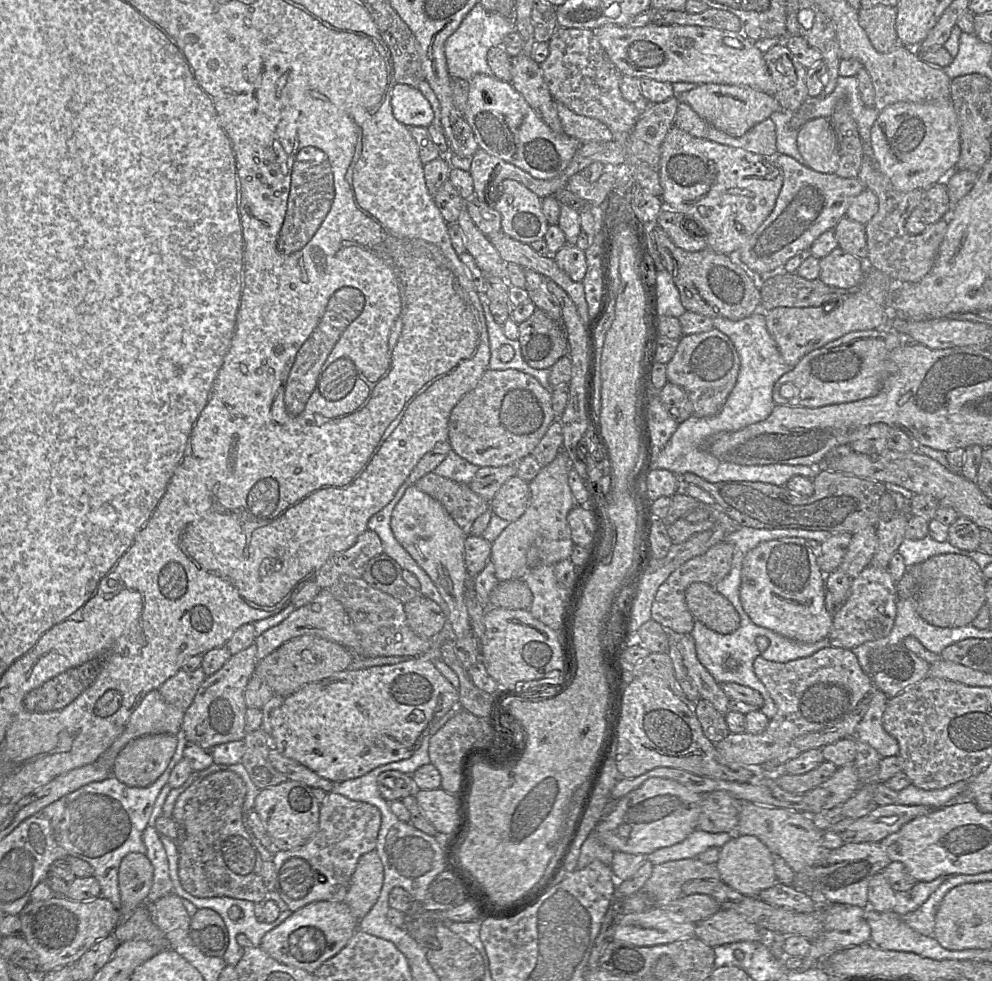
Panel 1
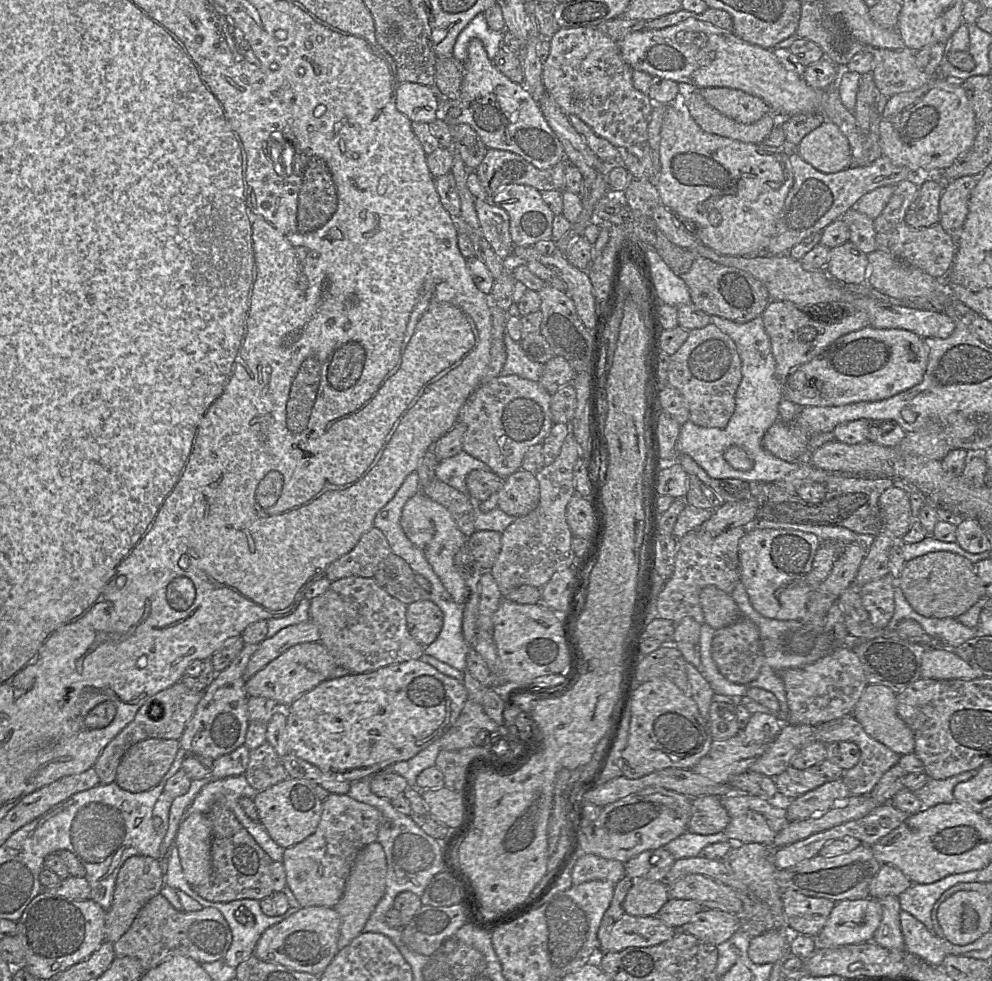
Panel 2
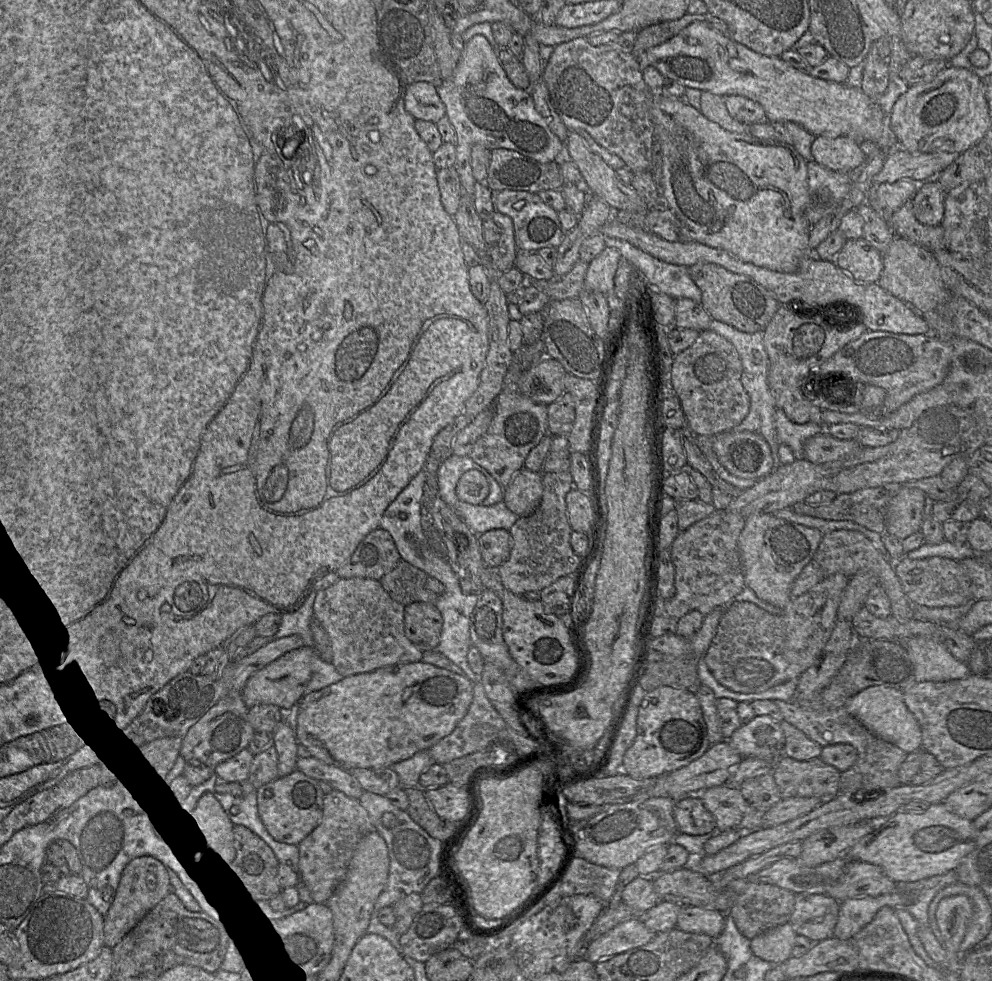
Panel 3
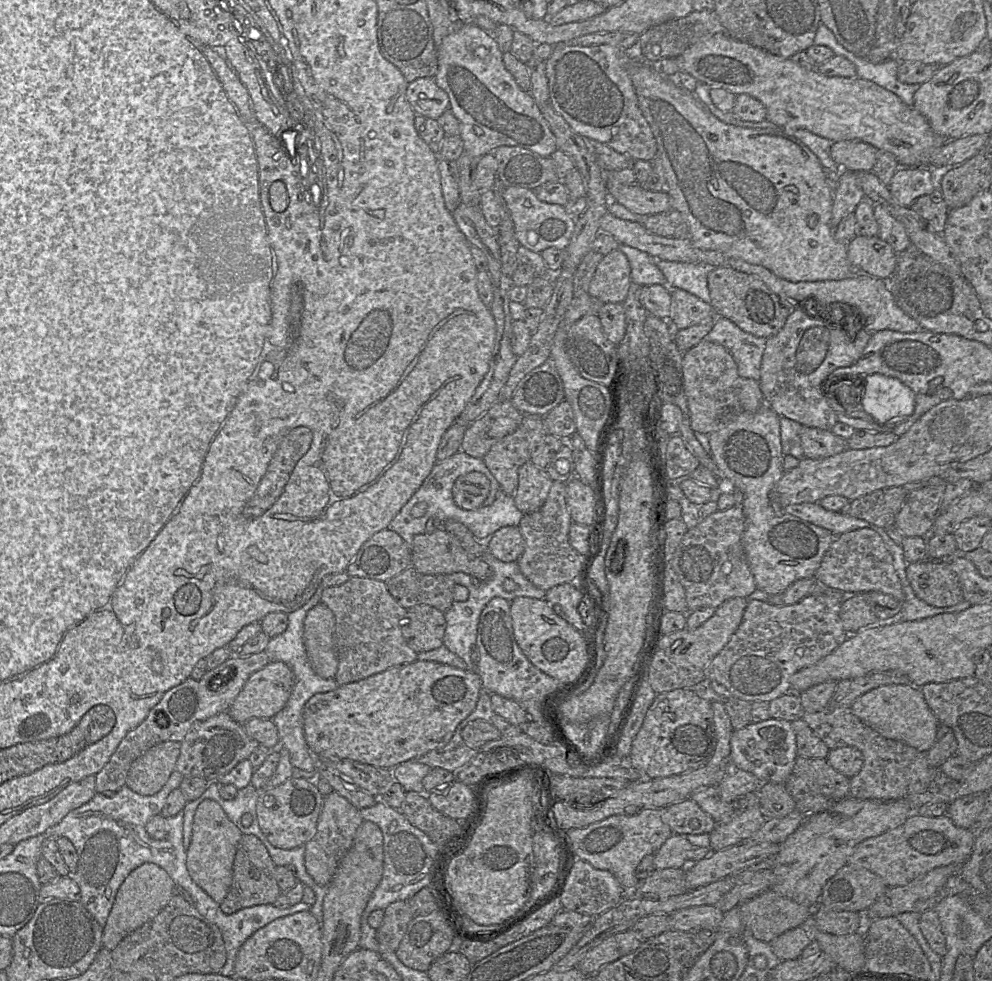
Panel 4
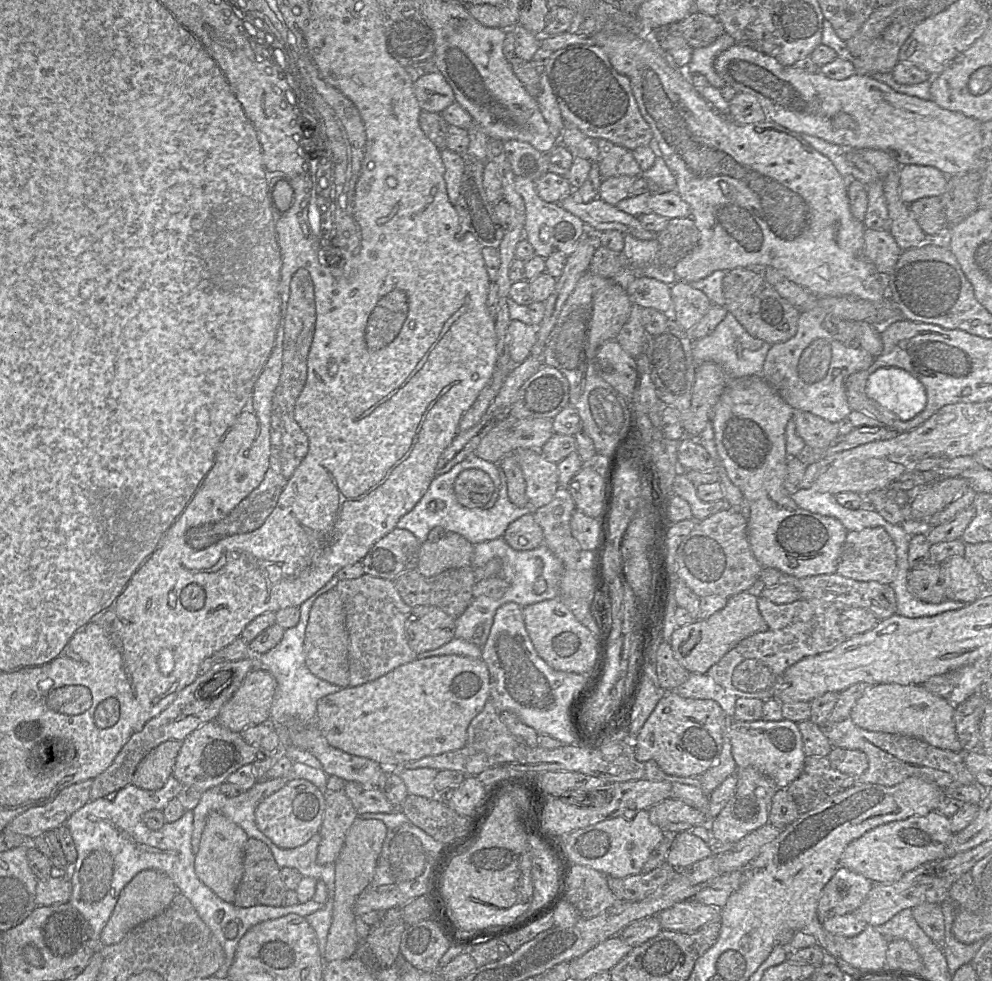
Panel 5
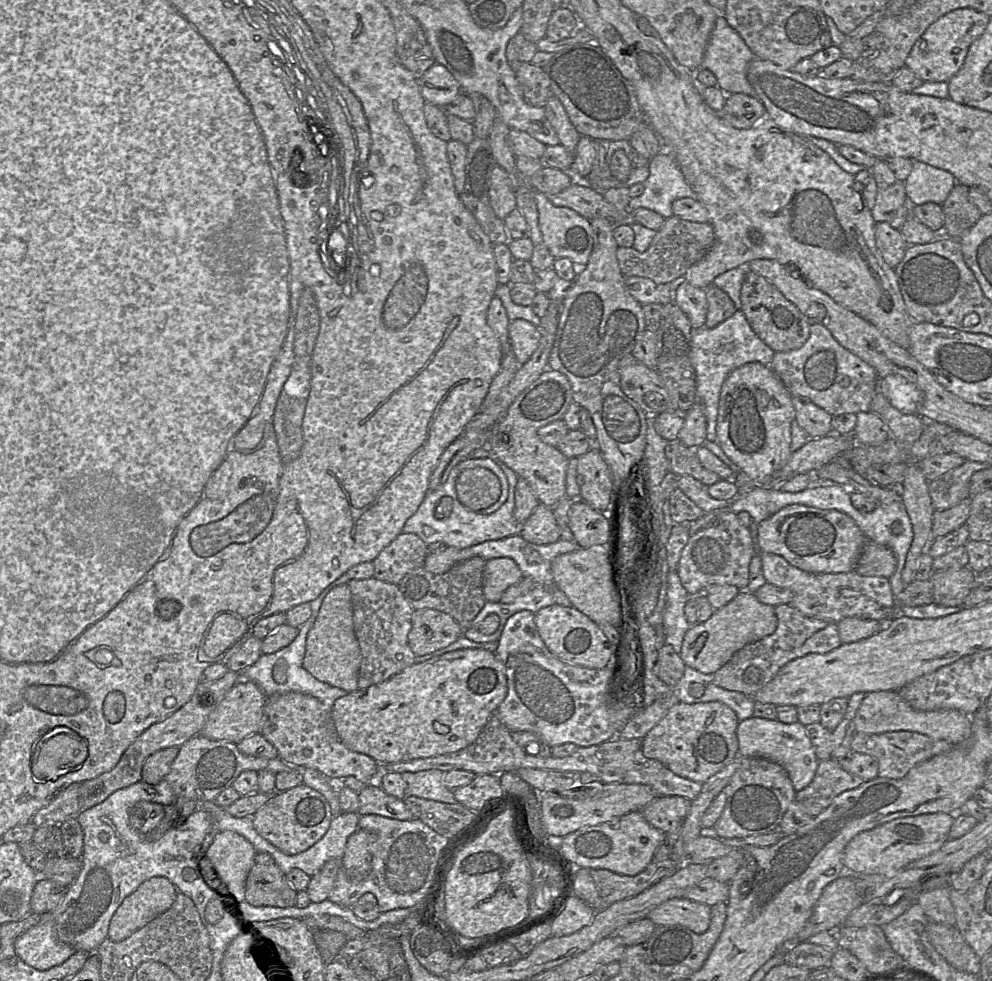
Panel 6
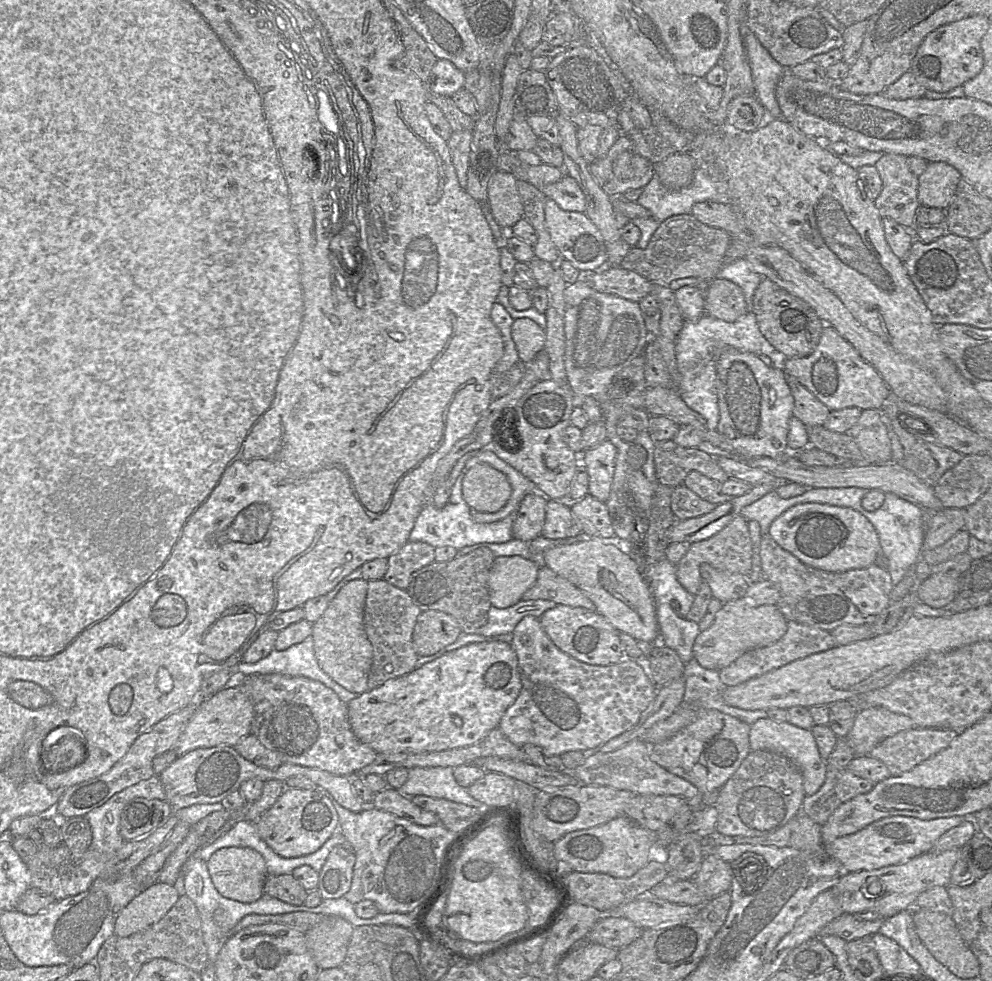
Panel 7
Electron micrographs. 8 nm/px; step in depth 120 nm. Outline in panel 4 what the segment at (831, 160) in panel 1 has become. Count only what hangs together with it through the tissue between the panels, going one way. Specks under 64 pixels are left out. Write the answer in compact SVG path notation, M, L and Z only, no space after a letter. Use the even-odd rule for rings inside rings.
M861 140L834 142L830 156L843 170L850 172L872 171L878 149Z

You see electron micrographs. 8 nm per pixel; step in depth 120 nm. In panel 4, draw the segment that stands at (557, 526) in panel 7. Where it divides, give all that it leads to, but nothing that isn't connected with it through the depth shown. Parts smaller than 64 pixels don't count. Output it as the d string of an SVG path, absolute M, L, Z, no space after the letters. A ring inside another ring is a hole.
M505 526L495 531L485 541L485 550L500 561L517 561L524 550L524 541L518 526Z

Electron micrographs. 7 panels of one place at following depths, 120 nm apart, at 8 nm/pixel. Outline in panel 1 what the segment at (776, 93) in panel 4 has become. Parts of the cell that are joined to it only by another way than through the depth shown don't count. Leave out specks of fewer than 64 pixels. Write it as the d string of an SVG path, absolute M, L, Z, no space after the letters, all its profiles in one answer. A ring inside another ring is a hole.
M607 24L592 31L622 75L670 83L738 85L774 94L764 54L742 33L691 25L632 28Z

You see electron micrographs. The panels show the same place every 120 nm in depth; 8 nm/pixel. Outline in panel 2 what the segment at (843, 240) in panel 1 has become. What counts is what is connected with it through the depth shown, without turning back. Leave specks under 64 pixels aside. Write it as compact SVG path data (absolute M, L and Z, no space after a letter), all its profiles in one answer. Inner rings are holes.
M854 208L848 210L840 218L842 218L849 228L850 242L855 244L866 255L877 250L873 219Z

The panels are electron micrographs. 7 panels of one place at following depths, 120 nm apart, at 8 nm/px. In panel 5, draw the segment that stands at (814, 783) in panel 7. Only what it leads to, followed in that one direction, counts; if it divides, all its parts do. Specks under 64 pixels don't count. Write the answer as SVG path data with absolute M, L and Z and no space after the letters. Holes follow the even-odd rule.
M732 721L729 731L732 756L738 768L753 767L786 789L802 772L805 761L803 741L797 723L780 721Z

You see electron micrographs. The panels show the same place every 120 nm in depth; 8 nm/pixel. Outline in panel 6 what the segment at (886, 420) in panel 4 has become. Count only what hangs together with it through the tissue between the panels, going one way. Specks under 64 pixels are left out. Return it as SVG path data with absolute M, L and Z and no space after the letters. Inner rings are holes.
M897 374L879 379L878 390L889 403L903 414L917 414L923 399L922 391L912 382Z

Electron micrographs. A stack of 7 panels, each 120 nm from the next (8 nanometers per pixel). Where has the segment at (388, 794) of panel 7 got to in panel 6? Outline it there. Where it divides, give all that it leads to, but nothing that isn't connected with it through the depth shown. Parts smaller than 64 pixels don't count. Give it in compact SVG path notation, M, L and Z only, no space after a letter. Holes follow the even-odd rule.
M377 782L367 784L358 793L358 800L359 816L372 814L397 820L414 819L403 800L386 794Z

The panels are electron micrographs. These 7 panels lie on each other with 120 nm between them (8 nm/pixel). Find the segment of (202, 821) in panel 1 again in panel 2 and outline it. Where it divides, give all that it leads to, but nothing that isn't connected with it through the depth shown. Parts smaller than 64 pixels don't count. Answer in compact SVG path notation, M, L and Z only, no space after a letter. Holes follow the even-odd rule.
M214 803L207 813L211 825L211 875L207 883L191 886L203 899L227 903L241 899L260 901L274 893L271 876L273 860L224 804Z

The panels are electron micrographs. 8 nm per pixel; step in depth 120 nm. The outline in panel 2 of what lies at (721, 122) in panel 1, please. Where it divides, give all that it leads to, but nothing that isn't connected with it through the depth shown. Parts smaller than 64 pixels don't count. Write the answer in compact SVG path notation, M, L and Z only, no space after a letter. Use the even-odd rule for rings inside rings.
M728 87L698 89L707 103L724 116L741 124L757 122L771 108L759 97Z

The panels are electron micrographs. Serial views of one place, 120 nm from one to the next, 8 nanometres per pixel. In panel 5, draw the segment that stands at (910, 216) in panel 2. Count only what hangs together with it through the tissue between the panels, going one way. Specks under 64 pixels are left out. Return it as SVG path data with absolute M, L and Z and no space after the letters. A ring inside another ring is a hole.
M940 196L918 199L910 205L910 210L927 236L935 236L948 229Z

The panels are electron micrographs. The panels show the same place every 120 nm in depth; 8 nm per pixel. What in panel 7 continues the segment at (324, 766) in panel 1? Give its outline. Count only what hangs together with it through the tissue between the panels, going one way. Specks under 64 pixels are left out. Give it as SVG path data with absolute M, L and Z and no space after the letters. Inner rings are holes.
M501 641L471 643L447 652L439 658L424 664L420 668L414 669L404 676L387 680L381 686L359 694L356 698L347 703L348 721L355 737L361 743L372 748L377 754L422 753L451 750L473 745L485 737L492 729L498 727L501 717L503 716L504 712L515 702L520 690L521 679L518 659L511 644Z

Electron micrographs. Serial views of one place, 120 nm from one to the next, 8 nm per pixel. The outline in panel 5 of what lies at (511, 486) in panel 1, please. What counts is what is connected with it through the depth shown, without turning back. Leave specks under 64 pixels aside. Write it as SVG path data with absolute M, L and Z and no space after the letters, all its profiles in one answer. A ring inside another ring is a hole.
M517 449L513 454L526 482L529 507L538 509L547 505L559 487L557 464L547 461L539 450Z

